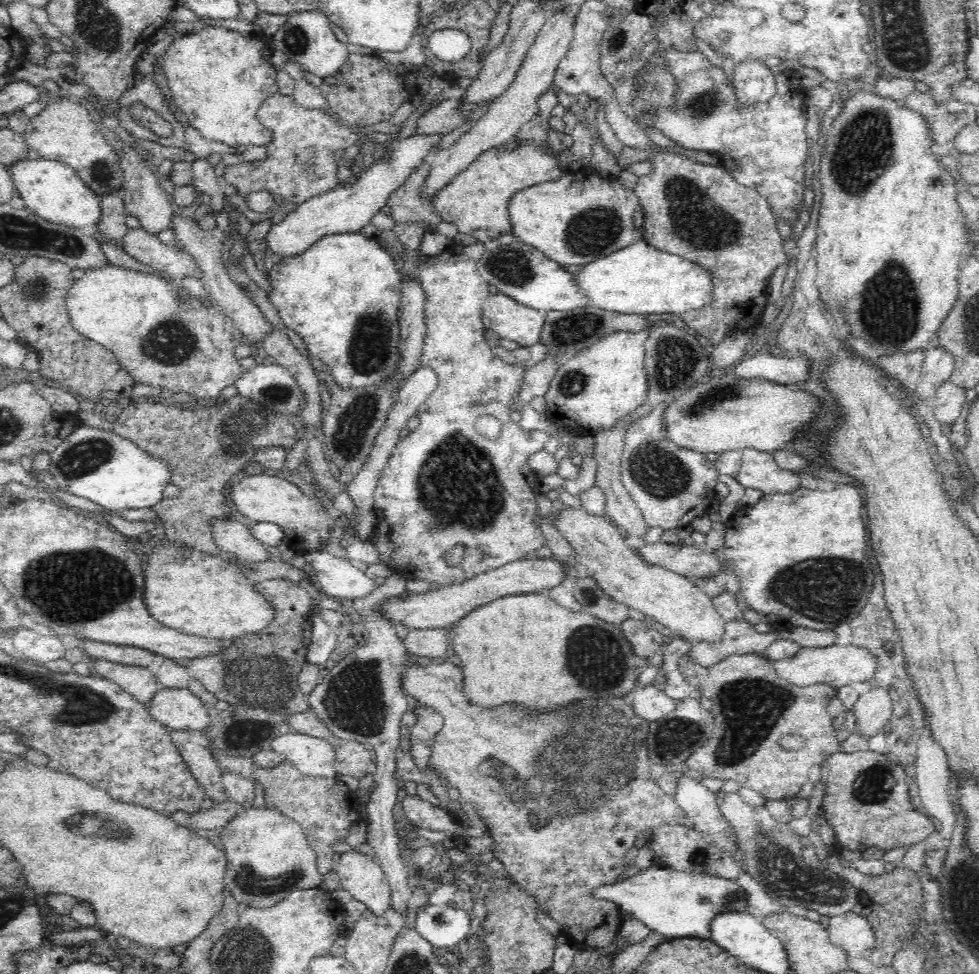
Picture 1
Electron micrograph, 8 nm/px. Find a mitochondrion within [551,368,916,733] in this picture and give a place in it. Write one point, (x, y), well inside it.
(817, 589)

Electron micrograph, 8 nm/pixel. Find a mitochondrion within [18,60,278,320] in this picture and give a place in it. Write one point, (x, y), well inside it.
(100, 172)

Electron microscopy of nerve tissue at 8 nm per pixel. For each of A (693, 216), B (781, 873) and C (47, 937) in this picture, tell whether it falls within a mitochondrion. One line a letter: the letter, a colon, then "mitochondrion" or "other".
A: mitochondrion
B: mitochondrion
C: other

